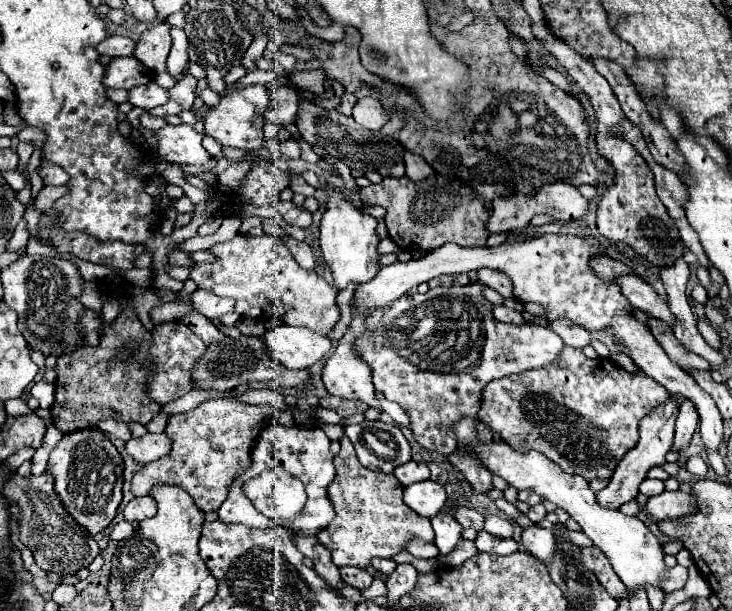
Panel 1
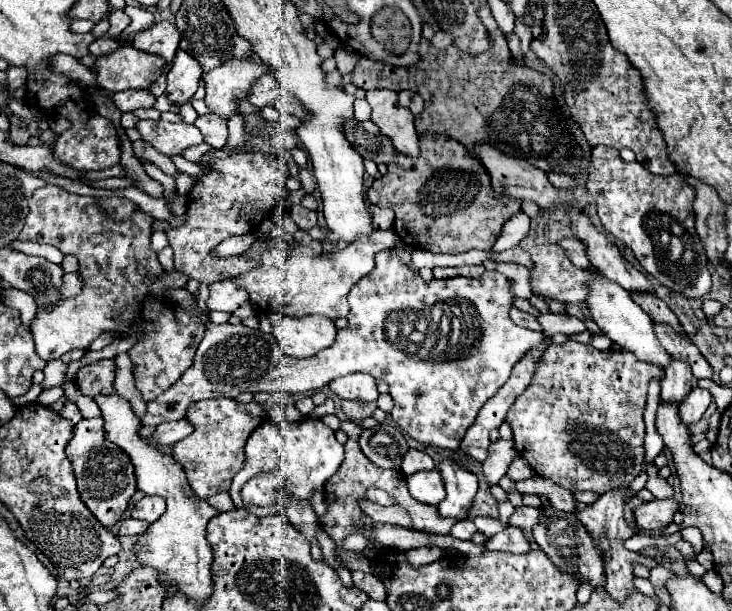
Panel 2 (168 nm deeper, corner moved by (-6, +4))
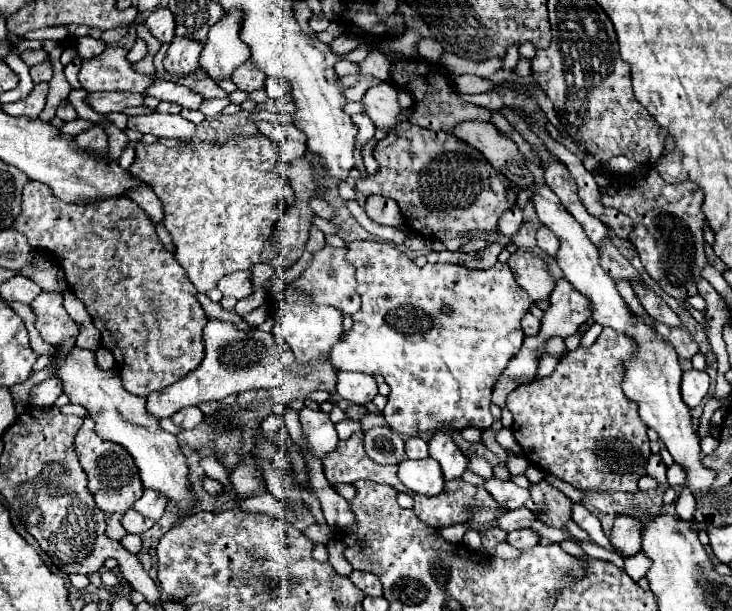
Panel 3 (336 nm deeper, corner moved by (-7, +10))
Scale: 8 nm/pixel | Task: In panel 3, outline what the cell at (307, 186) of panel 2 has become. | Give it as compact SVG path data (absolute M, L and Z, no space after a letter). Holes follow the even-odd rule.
M286 140L278 144L278 156L290 163L293 159L302 157L307 152L306 144L293 140Z

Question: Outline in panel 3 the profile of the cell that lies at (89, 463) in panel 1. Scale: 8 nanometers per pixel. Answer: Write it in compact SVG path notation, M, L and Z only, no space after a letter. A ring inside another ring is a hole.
M90 416L84 418L84 424L82 424L80 432L76 434L74 448L76 448L76 454L78 454L80 466L84 468L86 476L88 476L88 488L94 494L98 508L104 510L106 514L130 510L134 506L134 502L144 492L140 474L138 474L138 468L132 460L132 456L120 444L100 440L98 434L94 432L94 422L92 422Z

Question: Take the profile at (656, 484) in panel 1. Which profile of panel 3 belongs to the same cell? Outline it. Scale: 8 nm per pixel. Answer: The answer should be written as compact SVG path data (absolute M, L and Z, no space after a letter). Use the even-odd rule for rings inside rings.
M652 454L648 460L648 476L656 478L660 484L666 484L666 464L662 462L660 454Z

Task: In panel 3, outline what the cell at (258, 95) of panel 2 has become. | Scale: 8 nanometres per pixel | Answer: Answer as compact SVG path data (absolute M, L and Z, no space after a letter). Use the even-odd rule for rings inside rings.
M246 60L240 68L236 68L236 72L232 72L230 78L240 90L246 90L246 92L254 92L262 88L266 80L264 72L260 72L252 60Z

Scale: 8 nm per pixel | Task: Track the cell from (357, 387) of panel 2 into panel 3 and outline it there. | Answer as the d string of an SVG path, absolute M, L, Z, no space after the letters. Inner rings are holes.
M338 372L336 392L352 402L352 404L366 404L378 394L378 384L372 376L362 372Z

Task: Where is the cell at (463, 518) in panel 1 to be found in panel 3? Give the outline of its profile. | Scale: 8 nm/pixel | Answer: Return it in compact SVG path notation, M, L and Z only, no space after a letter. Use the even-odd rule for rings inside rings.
M516 508L516 510L506 512L502 518L498 518L498 528L506 530L506 532L514 532L514 530L522 530L522 528L534 528L540 534L544 530L544 524L528 508Z

